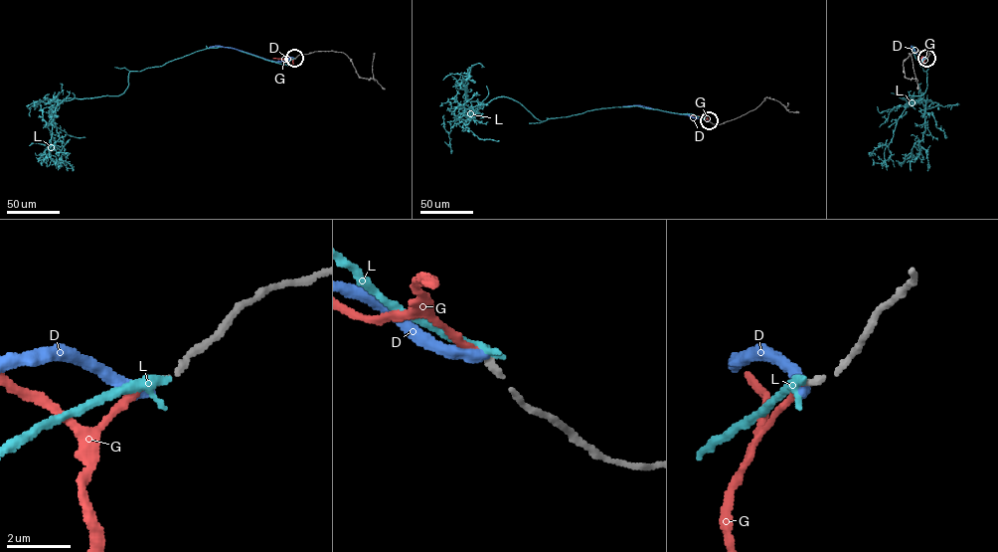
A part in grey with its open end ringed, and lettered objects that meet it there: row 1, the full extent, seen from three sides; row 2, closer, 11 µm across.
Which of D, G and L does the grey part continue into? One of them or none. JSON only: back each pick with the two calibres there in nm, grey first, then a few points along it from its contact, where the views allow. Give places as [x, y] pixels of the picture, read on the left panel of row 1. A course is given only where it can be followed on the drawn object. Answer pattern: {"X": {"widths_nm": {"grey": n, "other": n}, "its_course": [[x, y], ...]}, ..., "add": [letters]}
{"G": {"widths_nm": {"grey": 200, "other": 180}, "its_course": [[295, 58], [272, 58]]}, "add": ["G"]}

